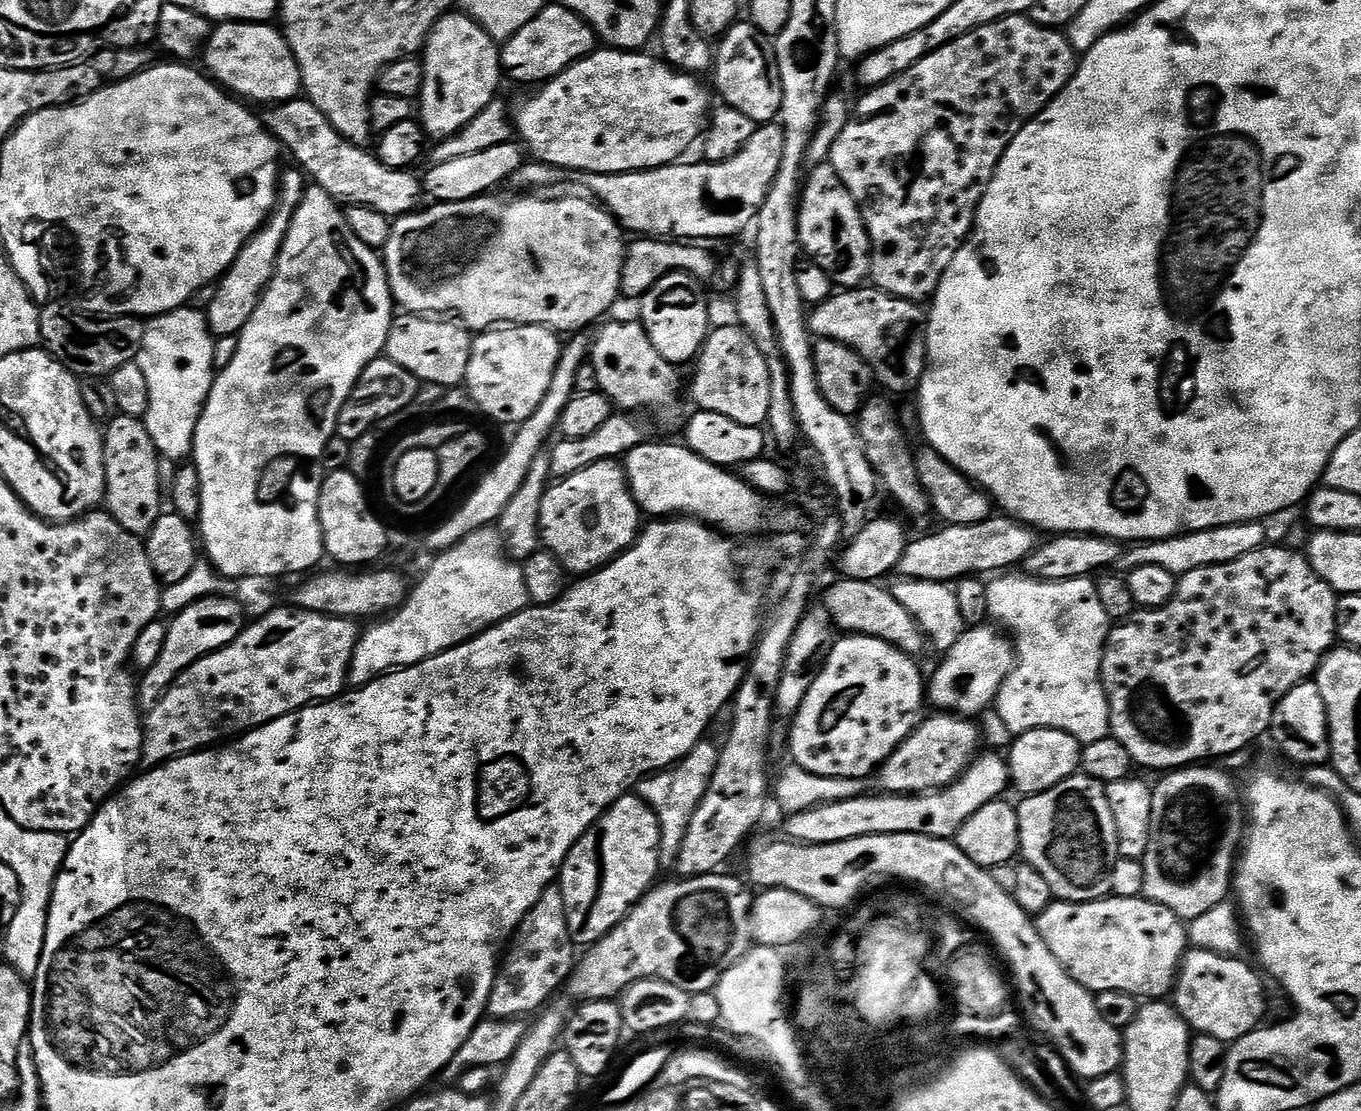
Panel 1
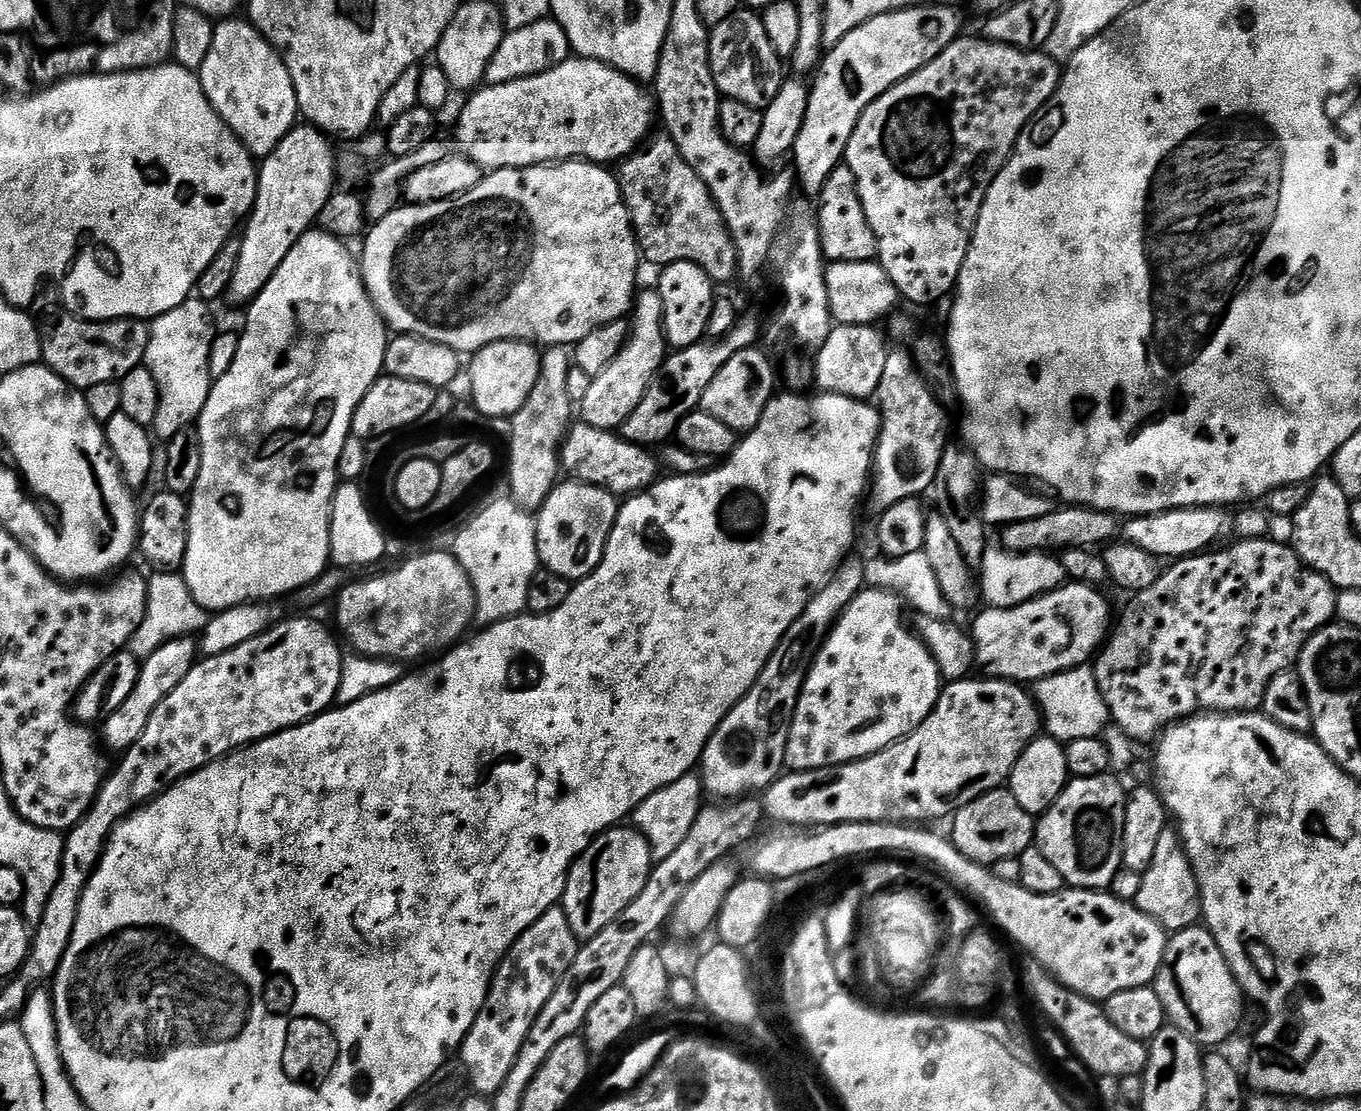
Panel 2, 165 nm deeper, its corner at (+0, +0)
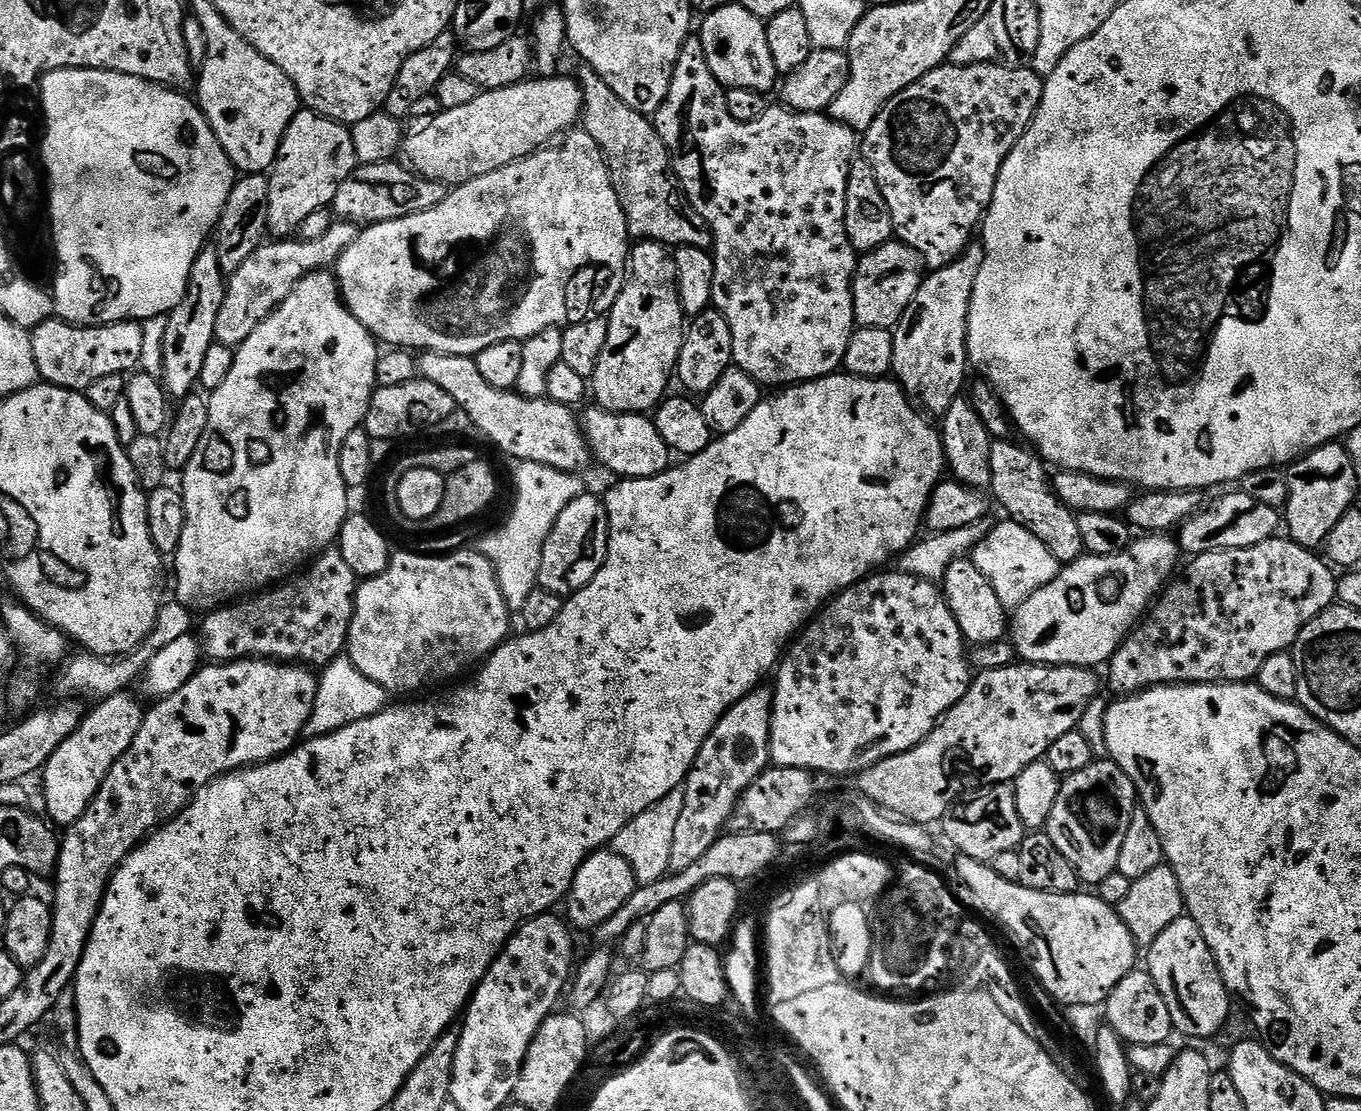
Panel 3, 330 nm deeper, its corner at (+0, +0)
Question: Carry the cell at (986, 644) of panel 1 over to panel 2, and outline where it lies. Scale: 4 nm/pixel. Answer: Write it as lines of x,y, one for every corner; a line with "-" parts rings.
1068,582
1013,608
985,607
985,612
970,627
975,644
975,663
979,667
988,668
987,675
993,680
1017,682
1035,682
1087,665
1099,653
1110,632
1108,600
1102,593
1100,588
1091,588
1088,584

